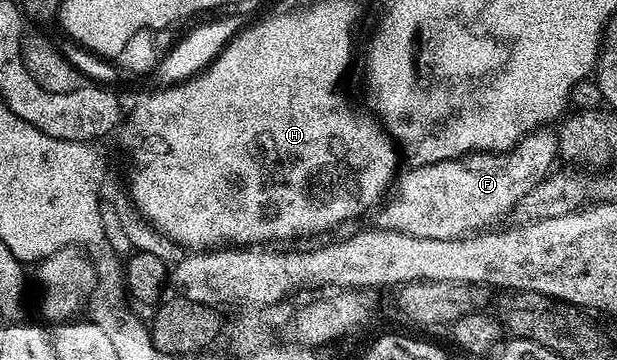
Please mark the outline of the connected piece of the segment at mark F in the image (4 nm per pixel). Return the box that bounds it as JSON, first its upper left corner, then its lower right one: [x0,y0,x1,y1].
[376,127,559,239]

